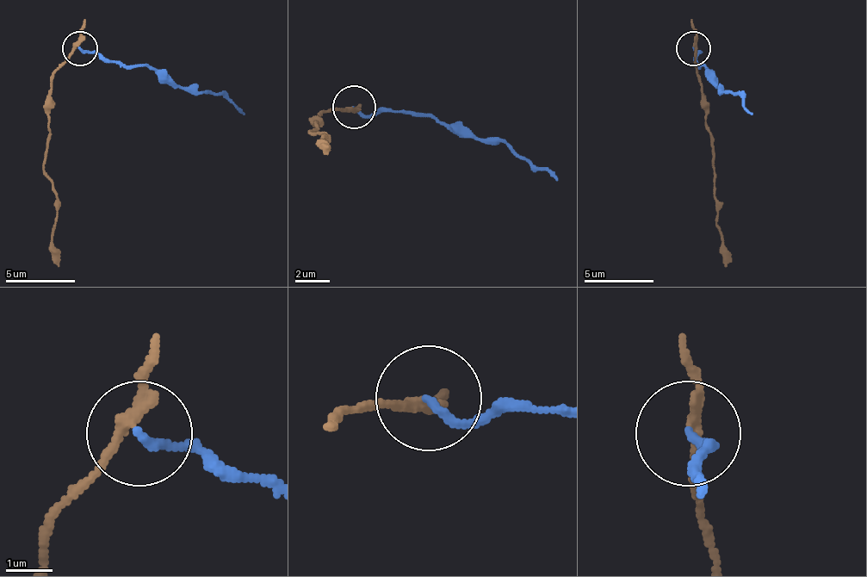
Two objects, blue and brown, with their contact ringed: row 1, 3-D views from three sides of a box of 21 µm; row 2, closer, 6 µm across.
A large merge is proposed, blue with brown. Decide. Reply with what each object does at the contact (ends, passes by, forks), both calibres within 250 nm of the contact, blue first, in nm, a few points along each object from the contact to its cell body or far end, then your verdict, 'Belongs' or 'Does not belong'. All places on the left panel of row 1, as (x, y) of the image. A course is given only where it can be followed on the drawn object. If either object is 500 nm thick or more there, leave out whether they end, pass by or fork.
At the ring blue ends. At the ring brown passes by. Thickness 180 nm (blue) against 220 nm. Course of blue: (80, 49), (147, 66), (182, 88), (199, 88), (224, 95), (244, 115). Course of brown: (80, 46), (52, 77), (52, 108), (46, 151), (46, 178), (56, 195), (52, 258), (59, 265). Does not belong

